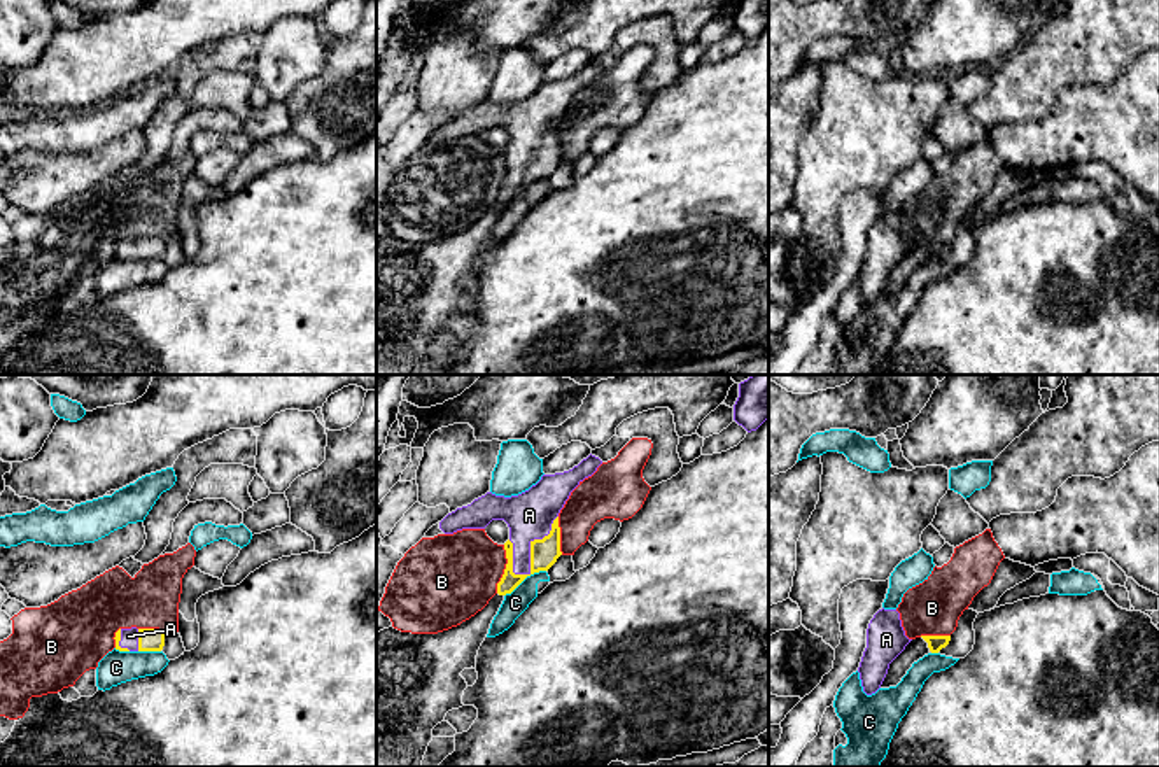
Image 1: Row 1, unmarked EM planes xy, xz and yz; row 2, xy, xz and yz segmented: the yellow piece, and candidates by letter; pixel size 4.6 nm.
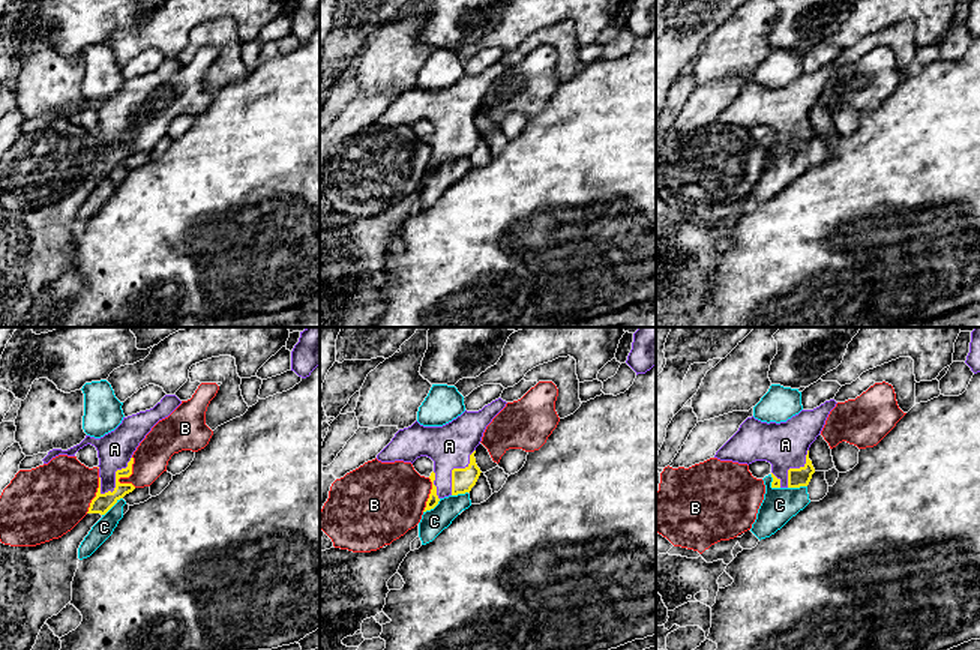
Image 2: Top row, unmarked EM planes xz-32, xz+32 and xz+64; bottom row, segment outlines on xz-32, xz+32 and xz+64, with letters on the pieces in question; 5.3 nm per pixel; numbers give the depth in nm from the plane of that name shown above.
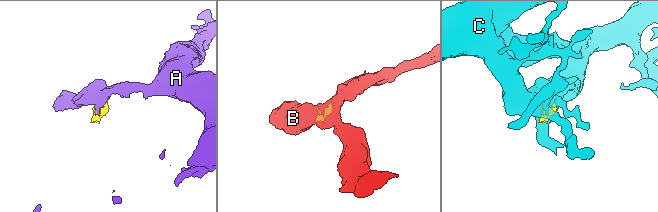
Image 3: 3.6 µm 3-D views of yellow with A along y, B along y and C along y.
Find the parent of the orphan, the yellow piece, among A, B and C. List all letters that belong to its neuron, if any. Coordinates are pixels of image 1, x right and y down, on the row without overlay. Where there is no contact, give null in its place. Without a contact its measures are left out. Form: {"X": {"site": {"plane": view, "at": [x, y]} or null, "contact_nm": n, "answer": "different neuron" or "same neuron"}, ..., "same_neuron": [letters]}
{"A": {"site": {"plane": "xz", "at": [531, 154]}, "contact_nm": 340, "answer": "same neuron"}, "B": {"site": {"plane": "xz", "at": [505, 177]}, "contact_nm": 220, "answer": "different neuron"}, "C": {"site": {"plane": "xz", "at": [524, 186]}, "contact_nm": 220, "answer": "different neuron"}, "same_neuron": ["A"]}

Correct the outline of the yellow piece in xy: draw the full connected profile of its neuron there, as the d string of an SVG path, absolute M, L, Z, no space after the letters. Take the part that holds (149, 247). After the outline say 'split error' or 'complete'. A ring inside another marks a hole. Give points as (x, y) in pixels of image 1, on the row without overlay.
M119 236L114 247L119 259L161 259L165 254L165 240L159 236Z; split error

